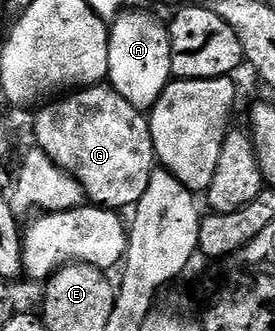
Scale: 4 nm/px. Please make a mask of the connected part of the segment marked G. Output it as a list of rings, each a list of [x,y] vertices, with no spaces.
[[[110,86],[82,87],[62,95],[49,105],[50,108],[43,109],[33,124],[33,132],[37,135],[36,147],[43,149],[67,175],[74,176],[81,183],[90,205],[110,210],[132,209],[136,206],[147,190],[147,182],[151,182],[157,160],[148,115]]]

